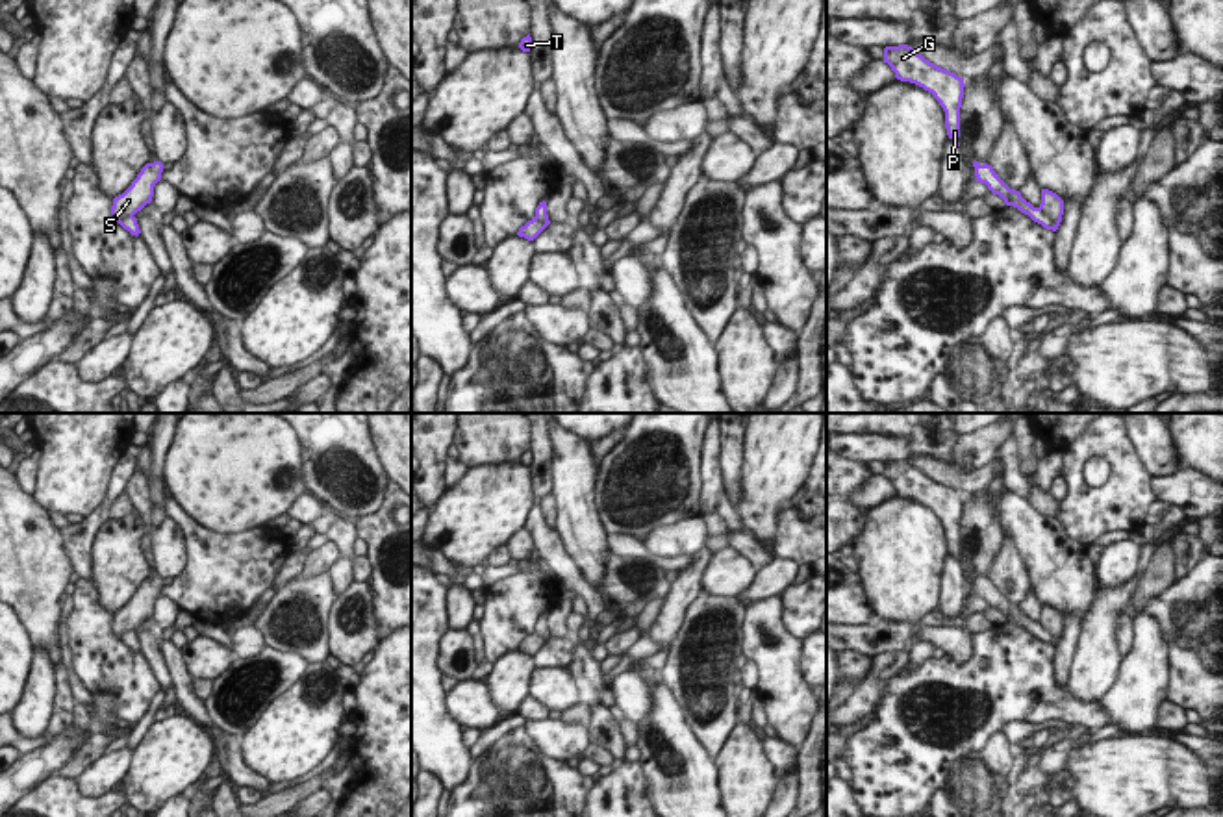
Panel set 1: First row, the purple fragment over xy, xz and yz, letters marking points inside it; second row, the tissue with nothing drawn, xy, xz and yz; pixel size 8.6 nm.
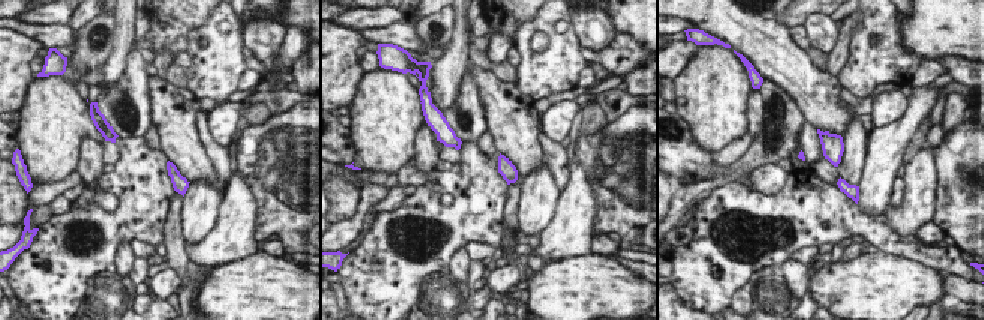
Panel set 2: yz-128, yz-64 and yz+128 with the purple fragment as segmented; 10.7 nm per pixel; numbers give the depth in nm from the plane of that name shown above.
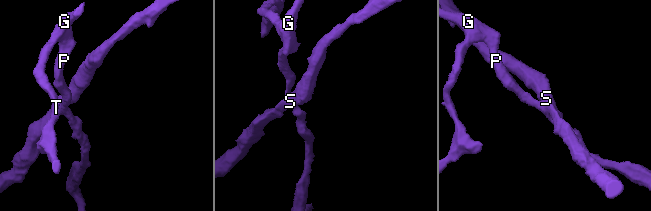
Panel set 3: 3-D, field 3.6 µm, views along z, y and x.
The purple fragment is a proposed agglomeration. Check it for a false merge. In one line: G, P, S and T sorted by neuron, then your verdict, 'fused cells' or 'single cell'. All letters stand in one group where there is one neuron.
G P T / S | fused cells

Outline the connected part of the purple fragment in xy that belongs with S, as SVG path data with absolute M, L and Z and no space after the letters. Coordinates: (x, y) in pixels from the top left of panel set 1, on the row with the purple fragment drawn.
M146 163L132 185L113 198L111 215L120 224L124 217L132 217L152 202L154 185L161 180L163 163Z

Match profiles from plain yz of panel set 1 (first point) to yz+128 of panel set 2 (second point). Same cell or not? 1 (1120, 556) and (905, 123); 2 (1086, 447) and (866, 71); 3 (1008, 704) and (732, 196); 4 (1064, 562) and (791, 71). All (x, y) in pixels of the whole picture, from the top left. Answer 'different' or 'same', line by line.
1: different
2: same
3: same
4: same

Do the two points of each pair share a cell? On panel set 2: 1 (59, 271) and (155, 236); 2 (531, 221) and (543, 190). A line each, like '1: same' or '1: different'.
1: same
2: same

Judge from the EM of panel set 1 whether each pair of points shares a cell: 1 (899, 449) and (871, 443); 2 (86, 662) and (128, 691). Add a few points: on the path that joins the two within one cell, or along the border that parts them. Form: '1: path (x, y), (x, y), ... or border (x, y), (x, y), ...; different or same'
1: path (892, 449), (879, 449); same
2: path (97, 662), (117, 680); same

